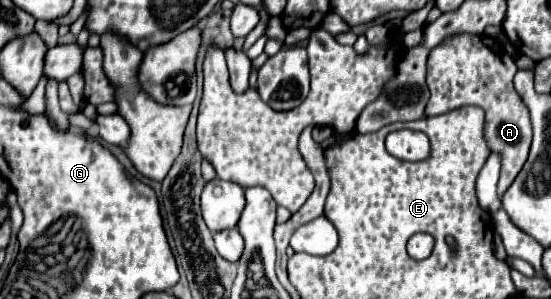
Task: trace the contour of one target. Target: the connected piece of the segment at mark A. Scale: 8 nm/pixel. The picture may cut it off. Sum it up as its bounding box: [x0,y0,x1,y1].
[425,35,532,197]

